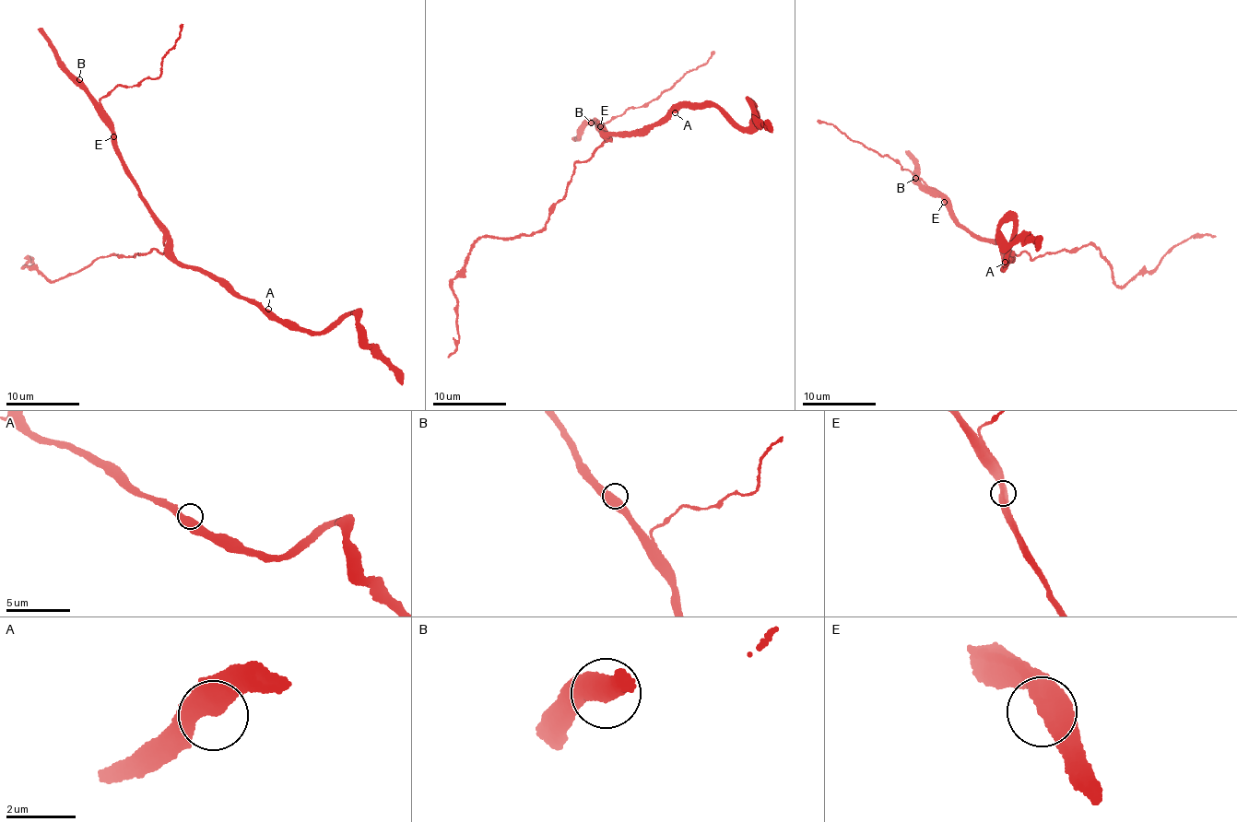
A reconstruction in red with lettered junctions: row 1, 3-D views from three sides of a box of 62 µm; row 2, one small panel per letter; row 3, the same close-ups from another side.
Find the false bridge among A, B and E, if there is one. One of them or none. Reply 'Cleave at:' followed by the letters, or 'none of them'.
Cleave at: none of them

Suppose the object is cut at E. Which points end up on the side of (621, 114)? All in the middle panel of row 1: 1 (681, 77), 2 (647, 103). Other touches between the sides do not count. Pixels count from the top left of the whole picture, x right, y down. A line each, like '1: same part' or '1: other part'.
1: same part
2: same part

